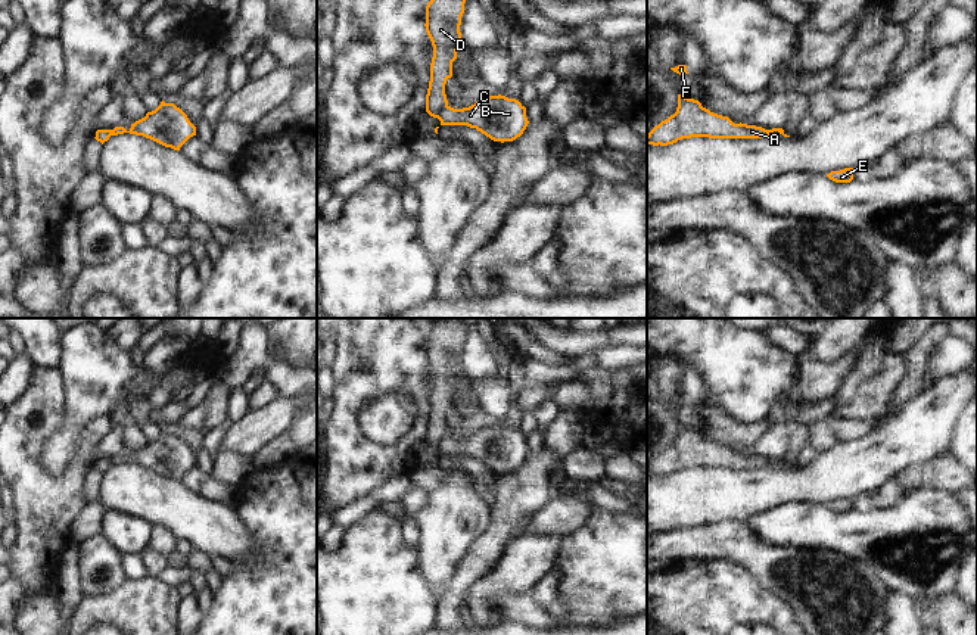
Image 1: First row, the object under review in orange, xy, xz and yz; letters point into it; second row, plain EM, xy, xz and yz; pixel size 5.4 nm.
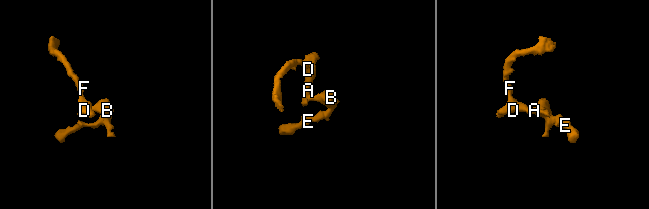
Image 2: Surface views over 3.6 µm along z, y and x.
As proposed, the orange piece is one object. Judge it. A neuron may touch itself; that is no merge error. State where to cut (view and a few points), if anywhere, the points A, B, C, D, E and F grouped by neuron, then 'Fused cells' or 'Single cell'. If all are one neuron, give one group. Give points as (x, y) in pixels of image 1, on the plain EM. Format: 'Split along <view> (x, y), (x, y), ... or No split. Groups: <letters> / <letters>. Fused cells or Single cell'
Split along xz (447, 433), (438, 448). Groups: A D F / B C E. Fused cells

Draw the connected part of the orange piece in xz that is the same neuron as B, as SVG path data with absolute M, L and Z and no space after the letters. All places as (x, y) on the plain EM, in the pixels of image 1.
M489 426L463 439L444 436L441 455L467 455L494 471L513 471L523 464L529 451L526 438L516 429Z

